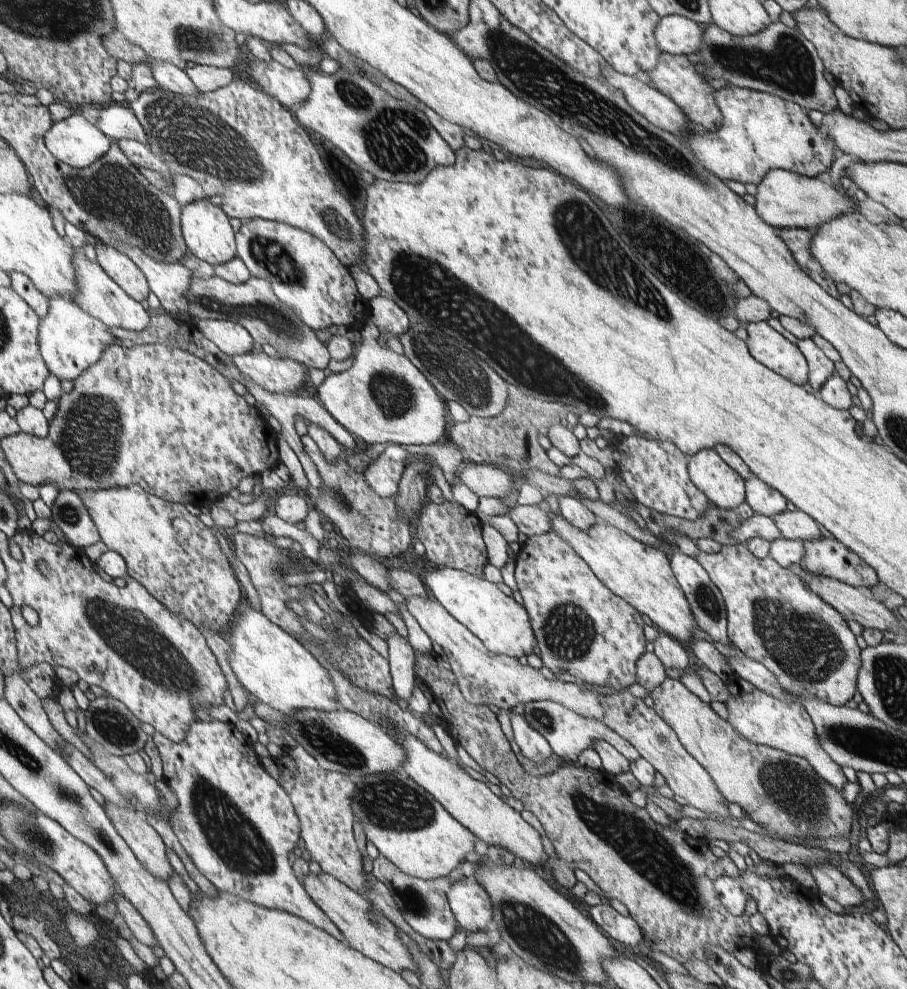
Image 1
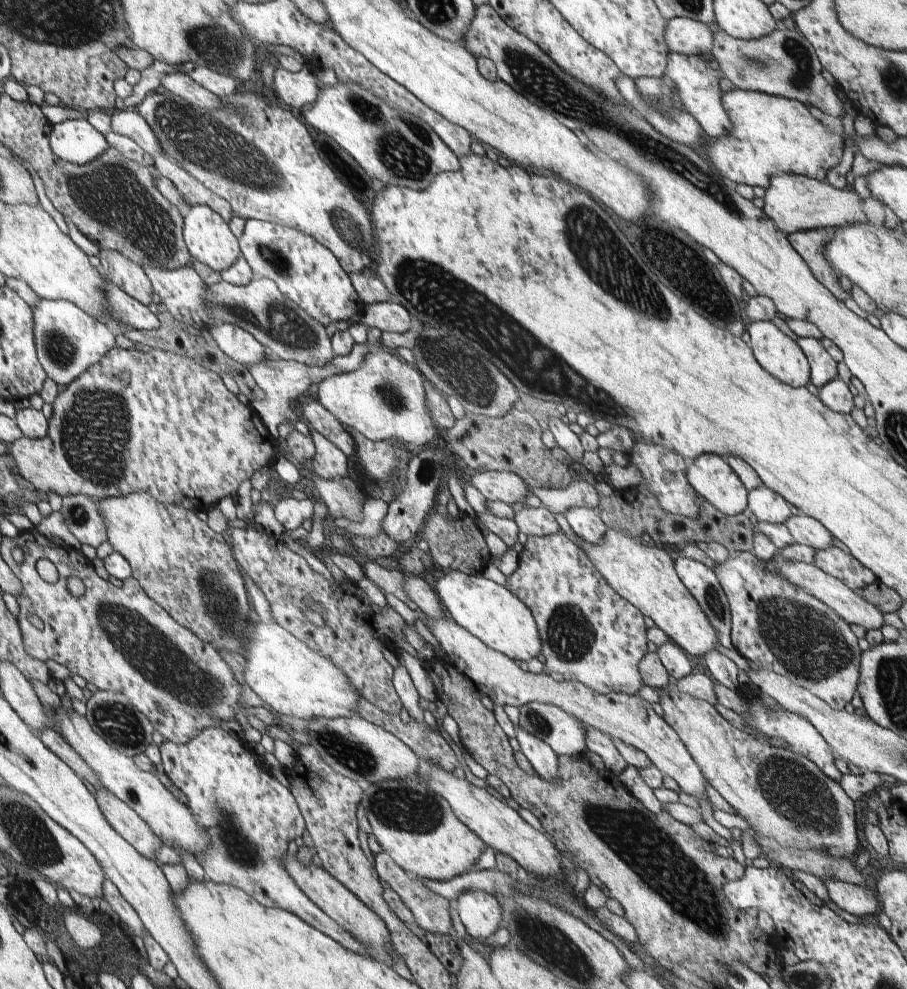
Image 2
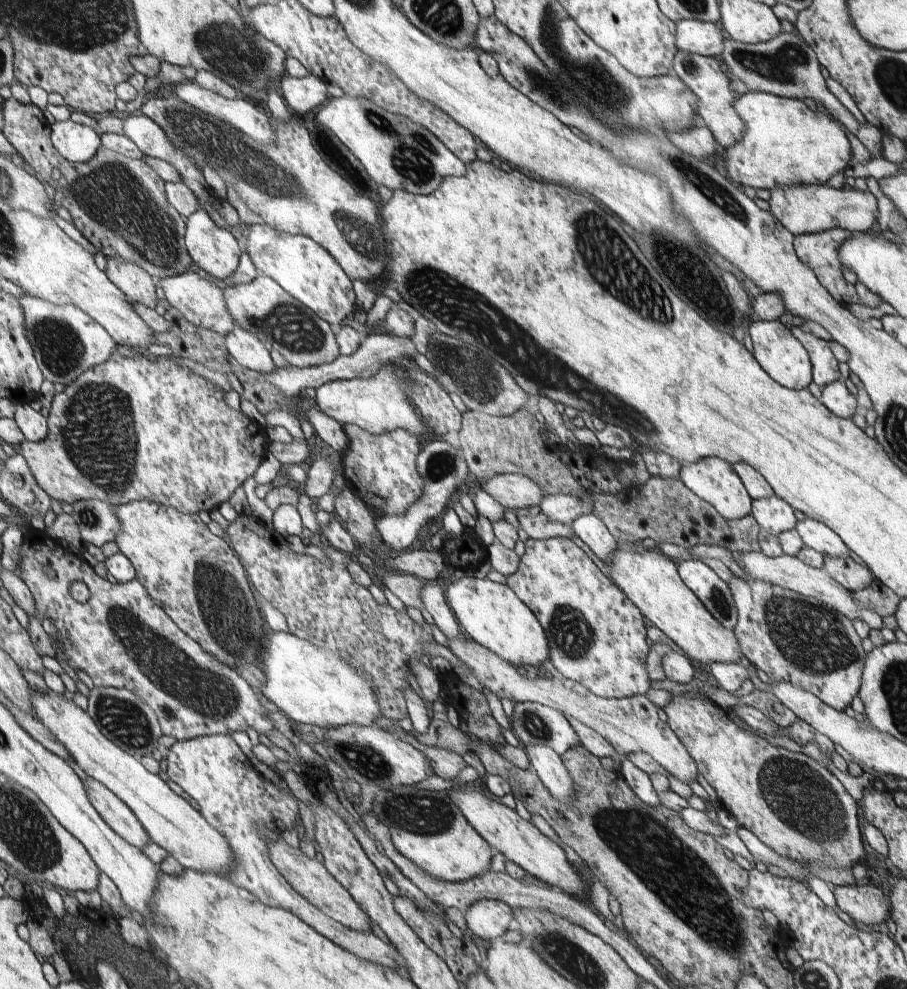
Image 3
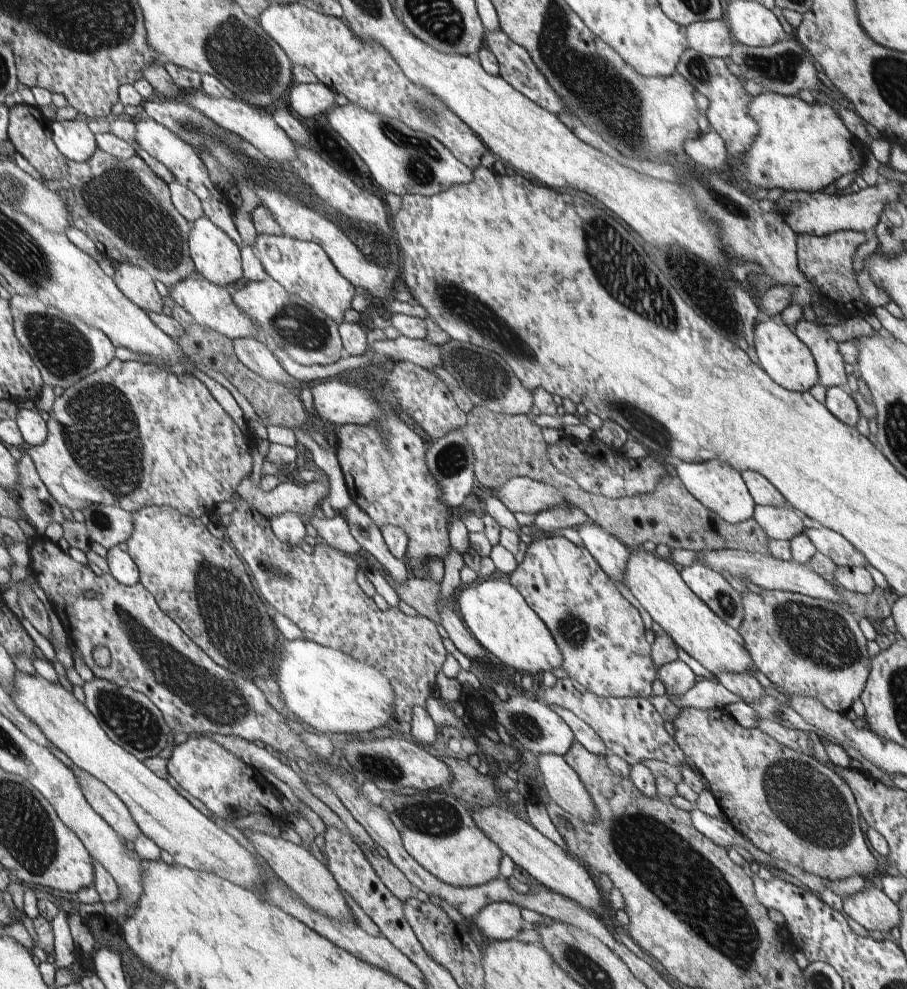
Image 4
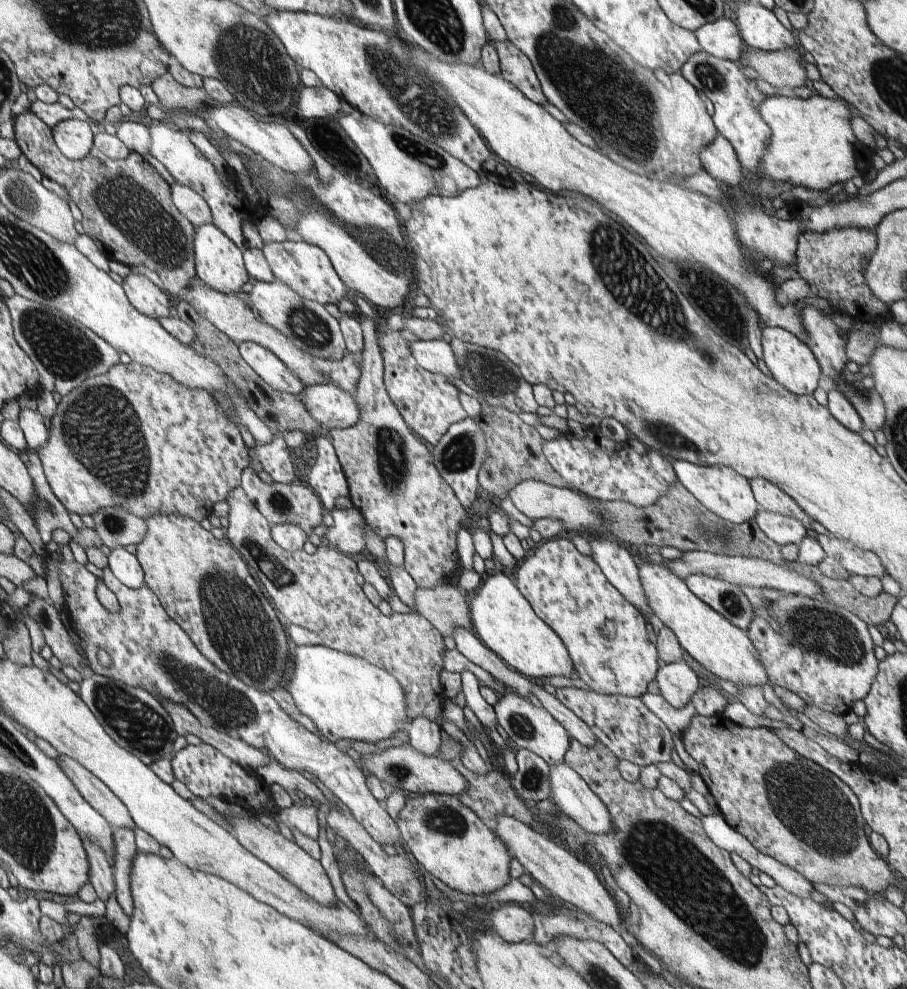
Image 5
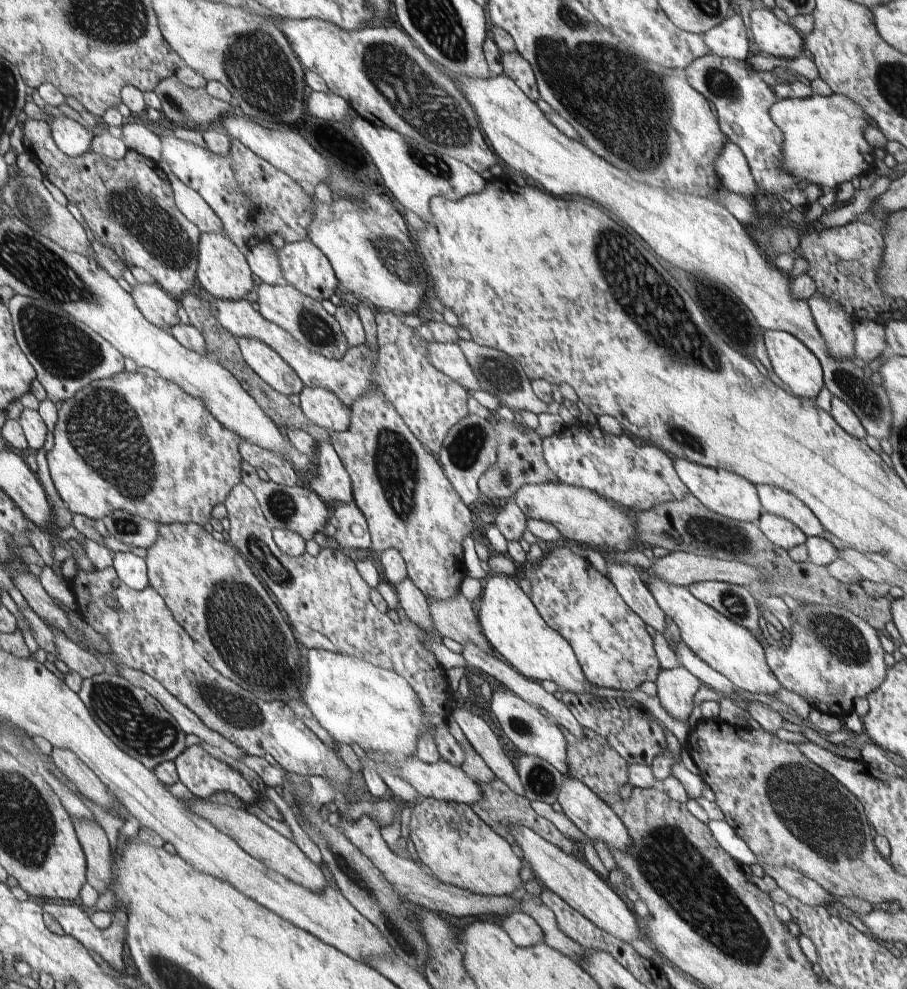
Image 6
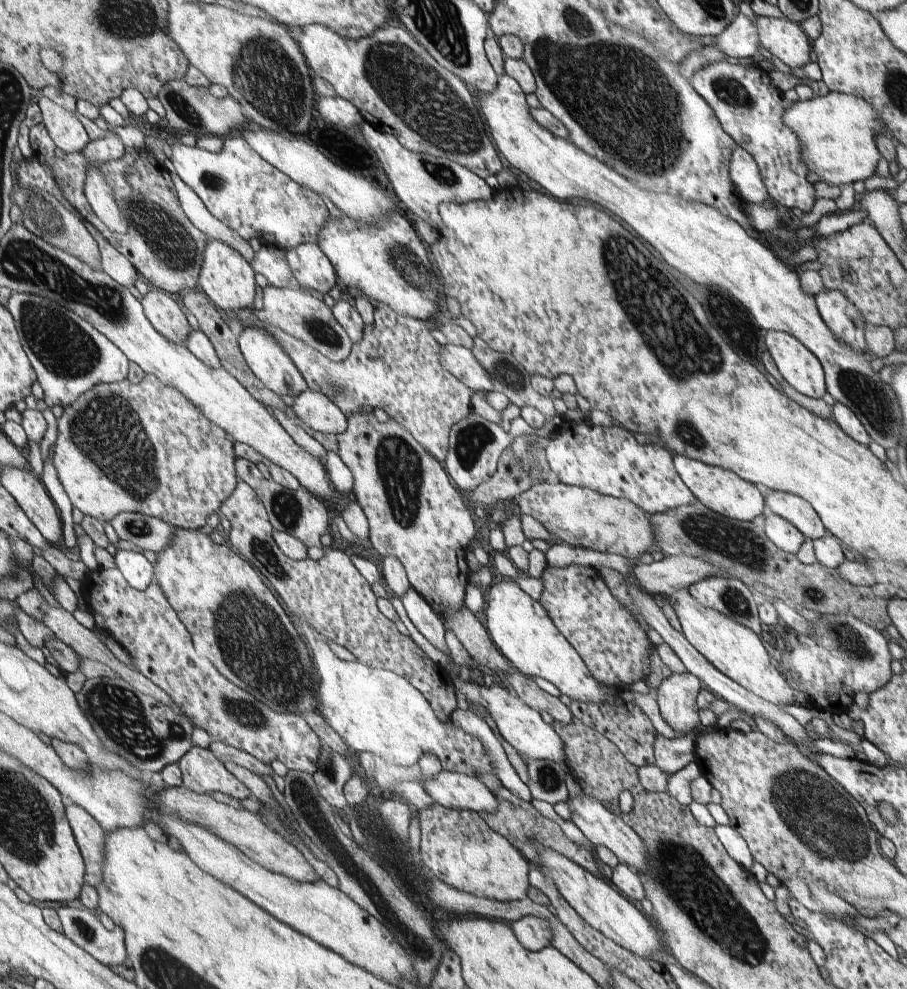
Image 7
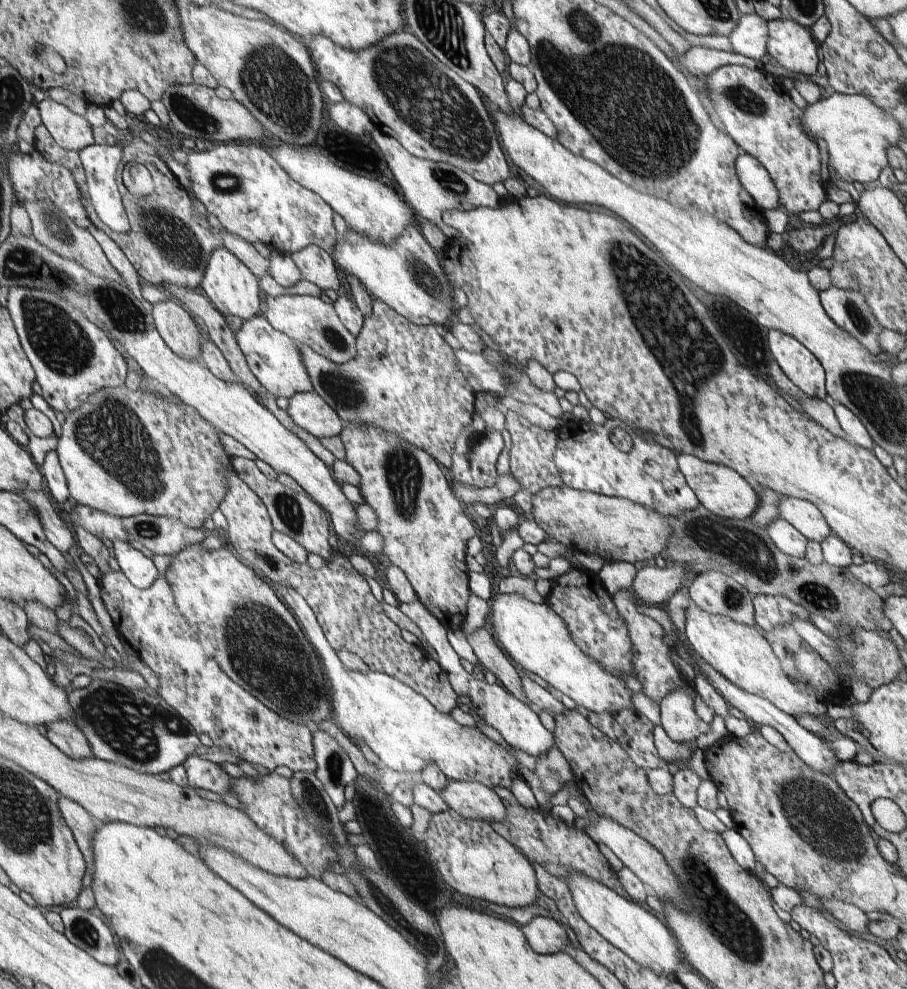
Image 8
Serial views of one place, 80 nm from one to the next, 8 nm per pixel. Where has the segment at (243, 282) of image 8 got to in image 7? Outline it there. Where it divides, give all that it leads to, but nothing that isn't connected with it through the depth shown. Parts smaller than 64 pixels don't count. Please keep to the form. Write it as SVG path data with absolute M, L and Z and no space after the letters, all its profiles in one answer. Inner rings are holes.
M211 239L205 250L203 269L201 270L200 288L208 295L215 306L223 313L234 313L240 308L248 308L256 296L253 265L233 247L226 243Z

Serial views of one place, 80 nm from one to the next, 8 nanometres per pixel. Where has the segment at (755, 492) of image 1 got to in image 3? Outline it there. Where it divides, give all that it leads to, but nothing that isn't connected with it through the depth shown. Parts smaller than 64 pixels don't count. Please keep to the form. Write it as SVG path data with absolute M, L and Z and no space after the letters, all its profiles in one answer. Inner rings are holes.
M777 495L765 499L753 499L751 515L762 529L773 535L792 531L799 523L794 509Z

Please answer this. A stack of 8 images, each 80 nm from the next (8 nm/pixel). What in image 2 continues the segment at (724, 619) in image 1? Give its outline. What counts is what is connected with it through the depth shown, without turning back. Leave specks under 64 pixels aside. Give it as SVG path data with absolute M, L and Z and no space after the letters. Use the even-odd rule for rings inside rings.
M680 556L676 561L681 581L693 593L702 610L719 632L721 644L735 648L732 642L732 607L717 574L702 562Z

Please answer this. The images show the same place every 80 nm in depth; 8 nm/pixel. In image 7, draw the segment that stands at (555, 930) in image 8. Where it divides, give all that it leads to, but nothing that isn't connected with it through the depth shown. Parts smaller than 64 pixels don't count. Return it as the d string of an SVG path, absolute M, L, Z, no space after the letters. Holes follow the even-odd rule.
M526 915L514 921L513 929L519 941L531 951L539 951L551 946L553 939L549 922L540 917Z

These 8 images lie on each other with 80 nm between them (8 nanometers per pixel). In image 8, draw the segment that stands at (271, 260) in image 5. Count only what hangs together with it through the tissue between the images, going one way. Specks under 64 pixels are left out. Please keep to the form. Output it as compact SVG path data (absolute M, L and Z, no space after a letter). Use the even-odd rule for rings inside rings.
M314 244L291 254L291 257L303 278L319 286L321 290L332 288L337 291L340 288L336 262L329 251Z

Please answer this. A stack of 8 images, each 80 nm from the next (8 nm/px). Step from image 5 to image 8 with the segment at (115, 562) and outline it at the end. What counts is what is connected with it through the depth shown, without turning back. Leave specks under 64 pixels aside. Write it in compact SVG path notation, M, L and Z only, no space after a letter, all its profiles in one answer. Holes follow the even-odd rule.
M114 540L112 542L115 559L118 561L121 571L129 578L129 581L139 589L150 588L155 580L160 577L160 573L152 559L123 540Z

